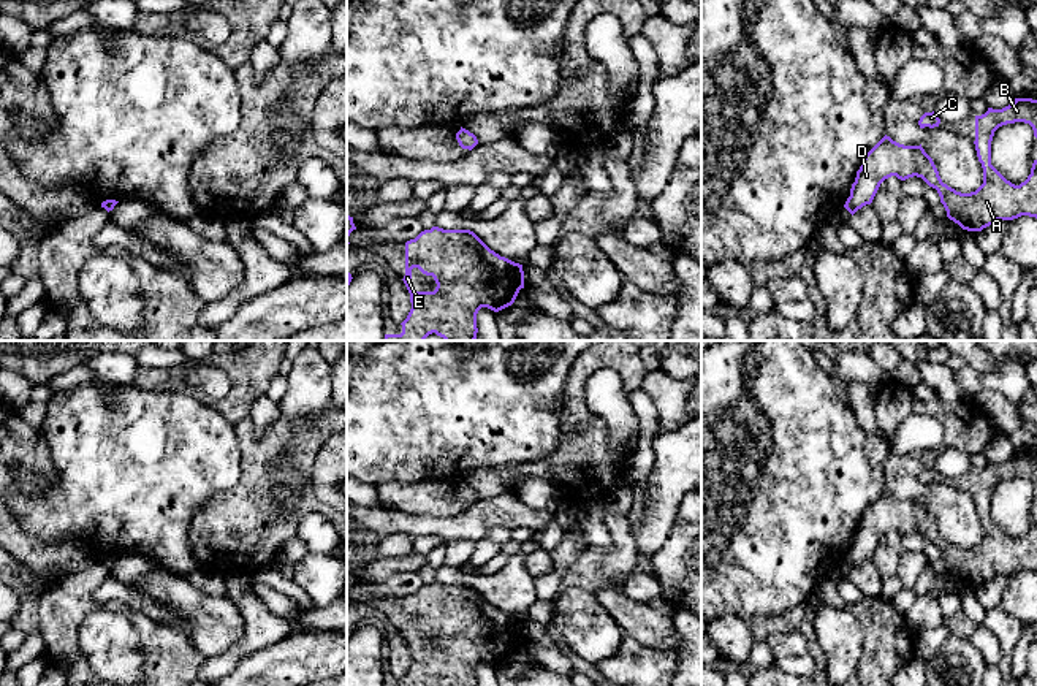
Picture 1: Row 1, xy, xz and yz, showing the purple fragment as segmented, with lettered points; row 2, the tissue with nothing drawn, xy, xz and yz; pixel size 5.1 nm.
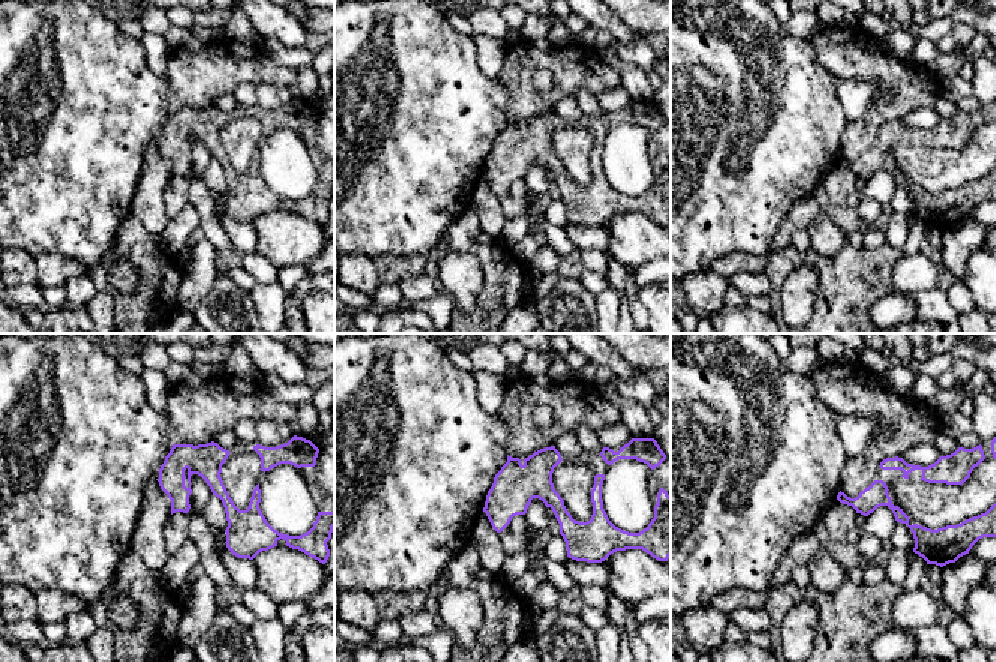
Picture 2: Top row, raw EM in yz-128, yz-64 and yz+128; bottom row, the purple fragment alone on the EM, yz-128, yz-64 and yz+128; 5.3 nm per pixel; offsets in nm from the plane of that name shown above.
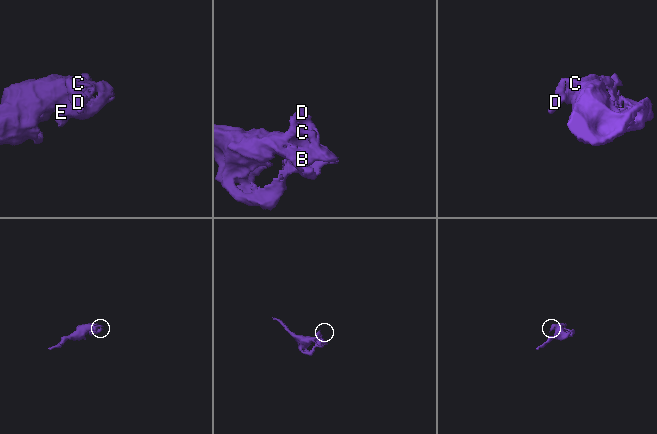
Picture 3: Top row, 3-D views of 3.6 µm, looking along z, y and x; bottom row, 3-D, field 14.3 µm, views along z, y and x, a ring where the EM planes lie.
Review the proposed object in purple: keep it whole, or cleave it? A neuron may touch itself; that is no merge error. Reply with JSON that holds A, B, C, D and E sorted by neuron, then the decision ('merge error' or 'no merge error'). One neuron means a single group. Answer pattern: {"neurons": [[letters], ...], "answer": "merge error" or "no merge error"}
{"neurons": [["A", "B", "C", "D", "E"]], "answer": "no merge error"}

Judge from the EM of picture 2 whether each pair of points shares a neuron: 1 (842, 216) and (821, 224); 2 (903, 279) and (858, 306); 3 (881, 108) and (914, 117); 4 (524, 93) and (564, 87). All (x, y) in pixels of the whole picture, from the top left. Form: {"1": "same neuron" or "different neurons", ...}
{"1": "different neurons", "2": "different neurons", "3": "different neurons", "4": "same neuron"}

